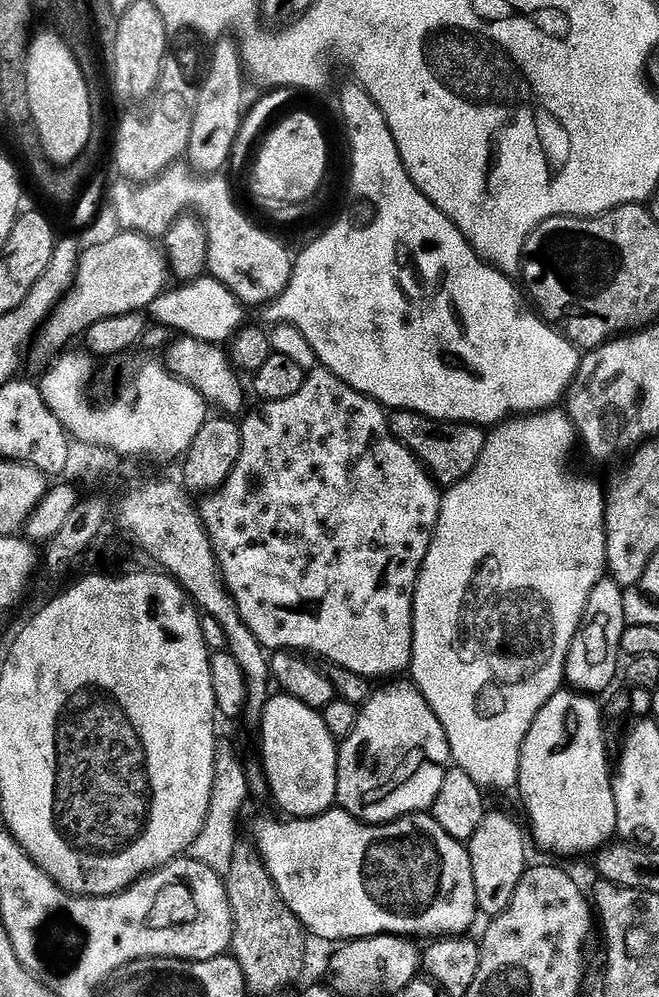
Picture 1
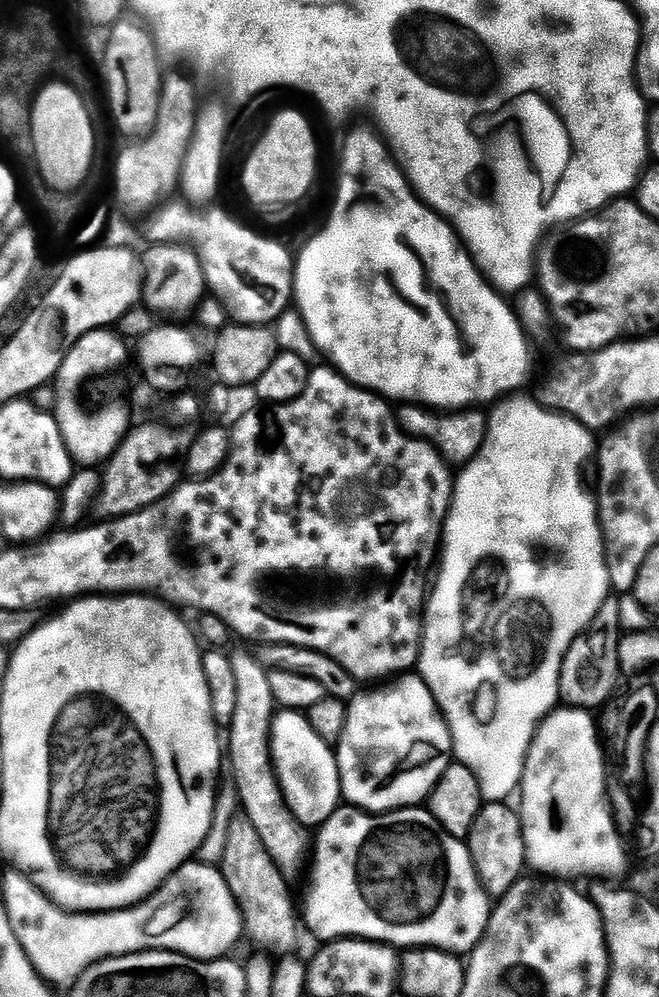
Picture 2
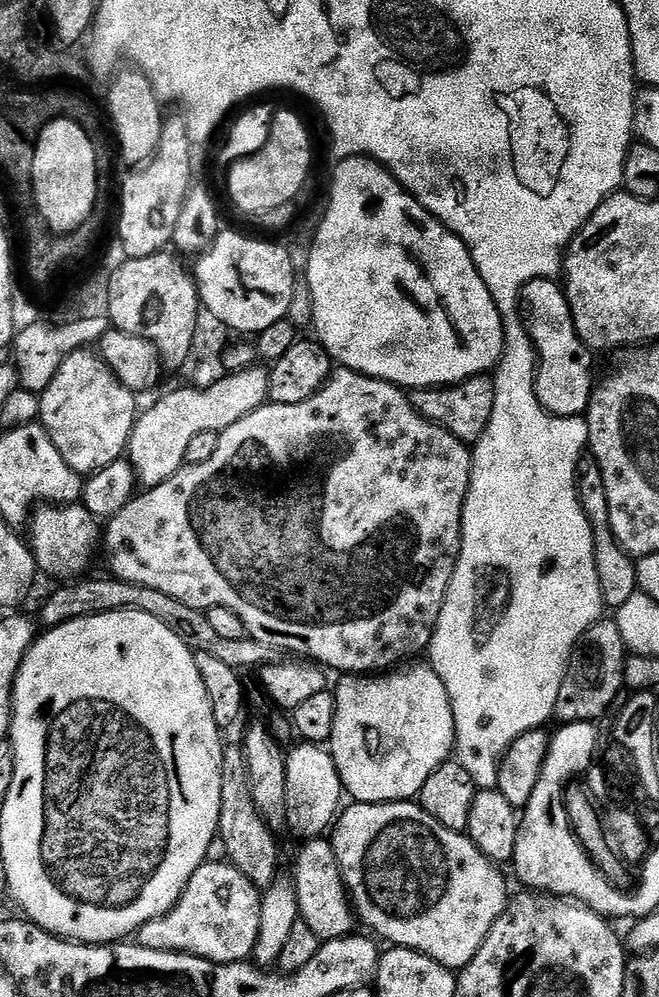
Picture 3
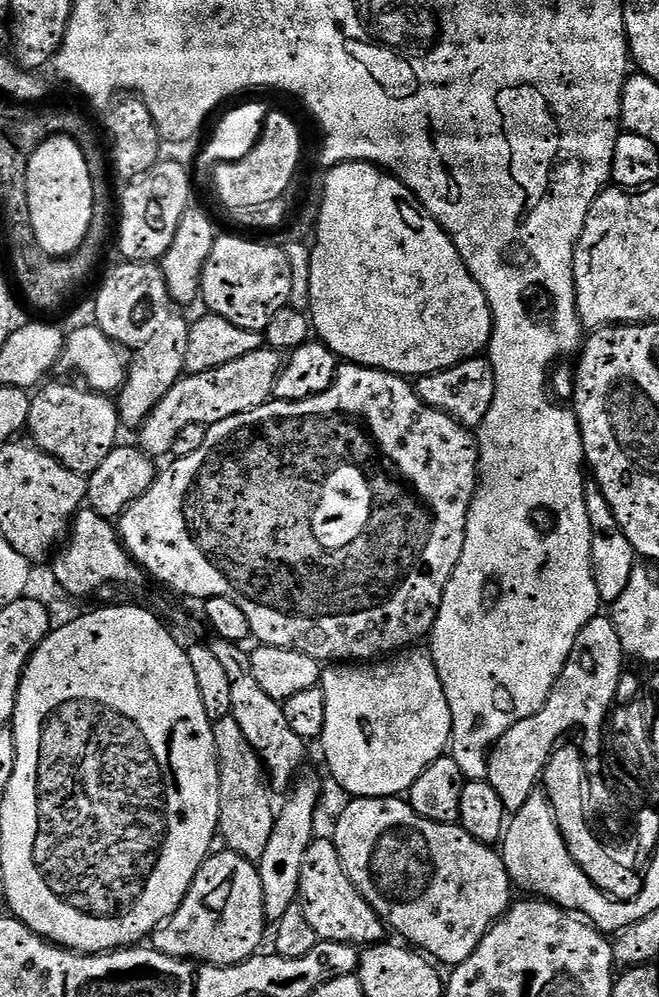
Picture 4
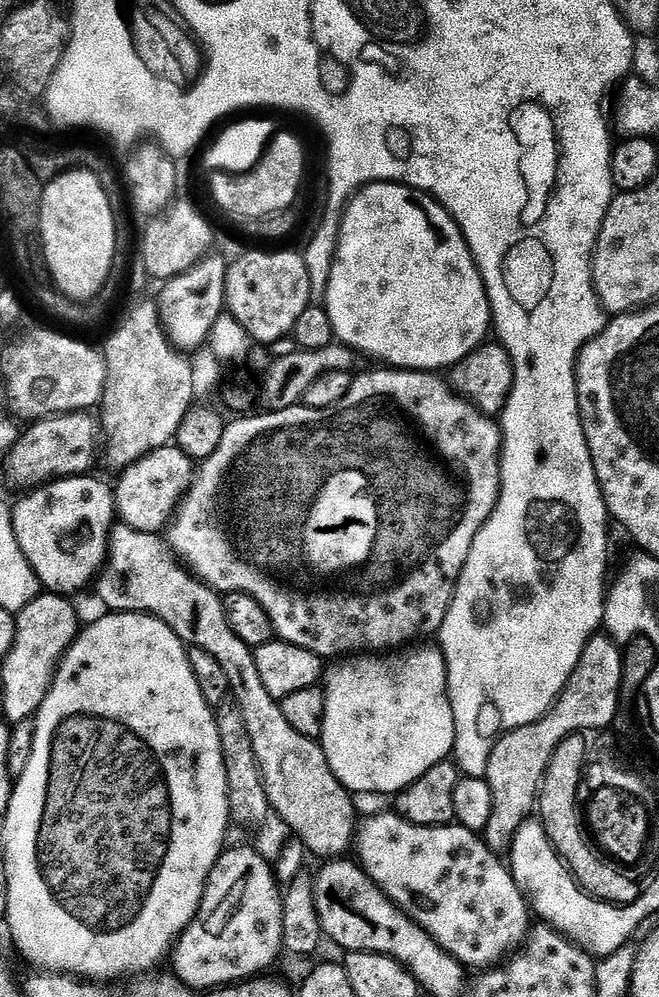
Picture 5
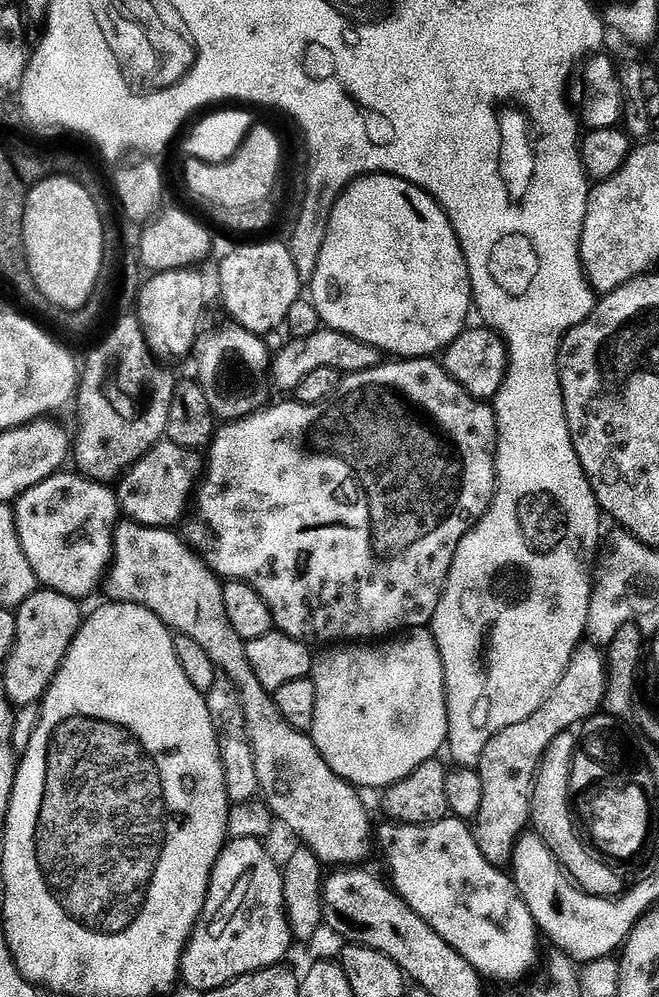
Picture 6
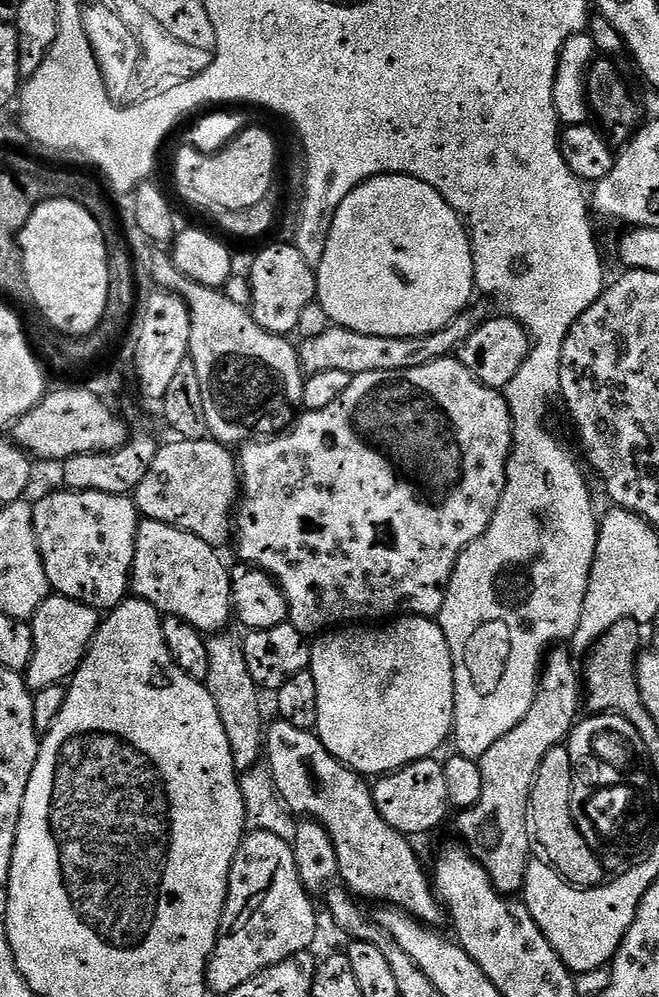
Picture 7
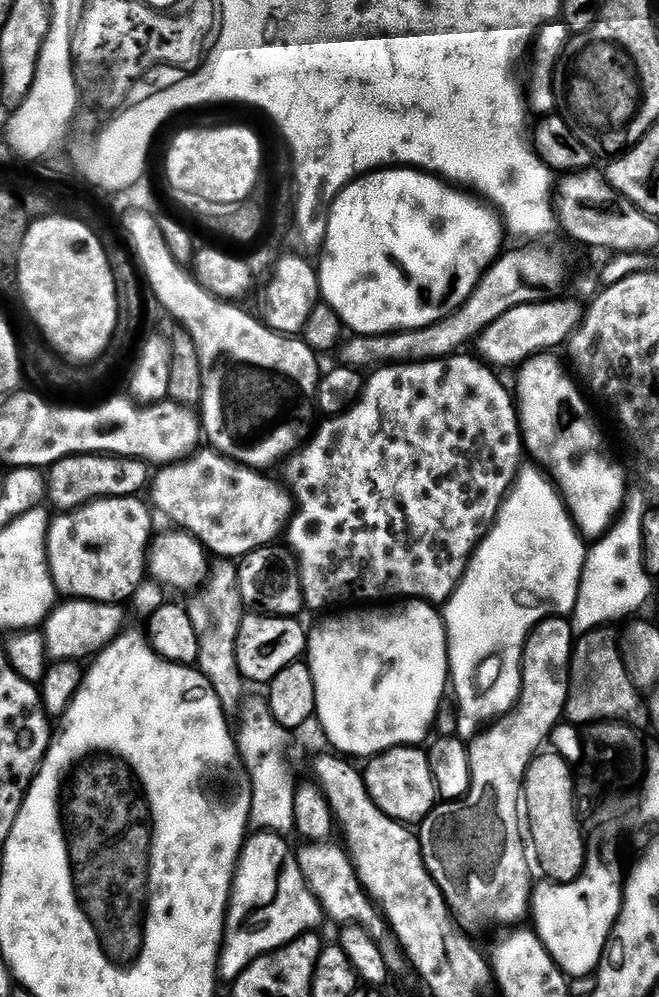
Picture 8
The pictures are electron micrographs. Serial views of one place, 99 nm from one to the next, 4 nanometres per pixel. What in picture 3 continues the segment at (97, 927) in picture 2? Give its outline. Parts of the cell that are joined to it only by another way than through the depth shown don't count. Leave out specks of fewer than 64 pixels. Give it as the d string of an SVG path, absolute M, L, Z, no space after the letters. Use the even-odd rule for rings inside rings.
M205 862L190 878L179 902L157 920L148 920L140 927L138 943L150 950L187 952L189 956L200 956L215 964L247 961L256 950L261 895L261 889L231 863Z

